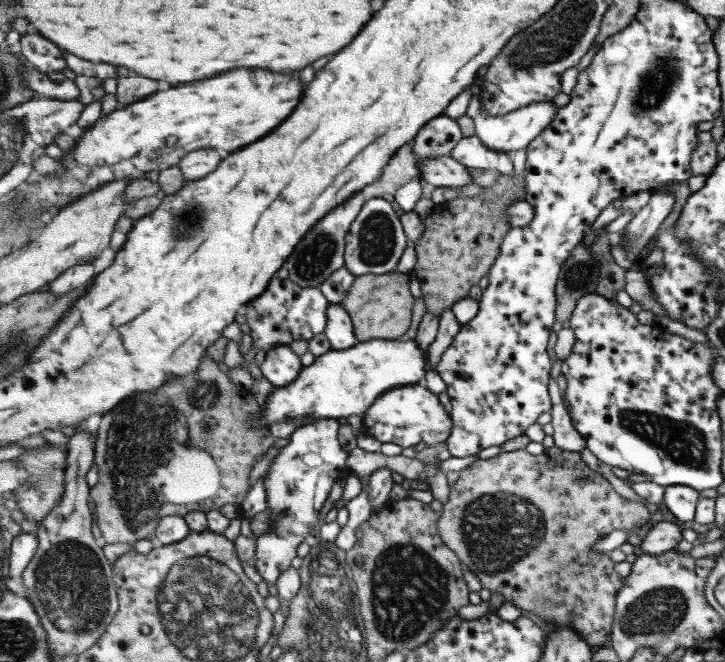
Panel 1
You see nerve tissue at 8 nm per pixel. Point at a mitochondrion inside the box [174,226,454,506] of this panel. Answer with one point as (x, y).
(314, 260)

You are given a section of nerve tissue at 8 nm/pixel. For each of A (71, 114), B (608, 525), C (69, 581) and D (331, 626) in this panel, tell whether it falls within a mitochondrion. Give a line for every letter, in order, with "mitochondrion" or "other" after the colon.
A: other
B: other
C: mitochondrion
D: mitochondrion

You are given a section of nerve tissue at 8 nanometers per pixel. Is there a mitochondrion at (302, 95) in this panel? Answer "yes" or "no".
no

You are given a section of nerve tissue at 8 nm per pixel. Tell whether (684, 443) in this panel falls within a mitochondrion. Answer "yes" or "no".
yes

